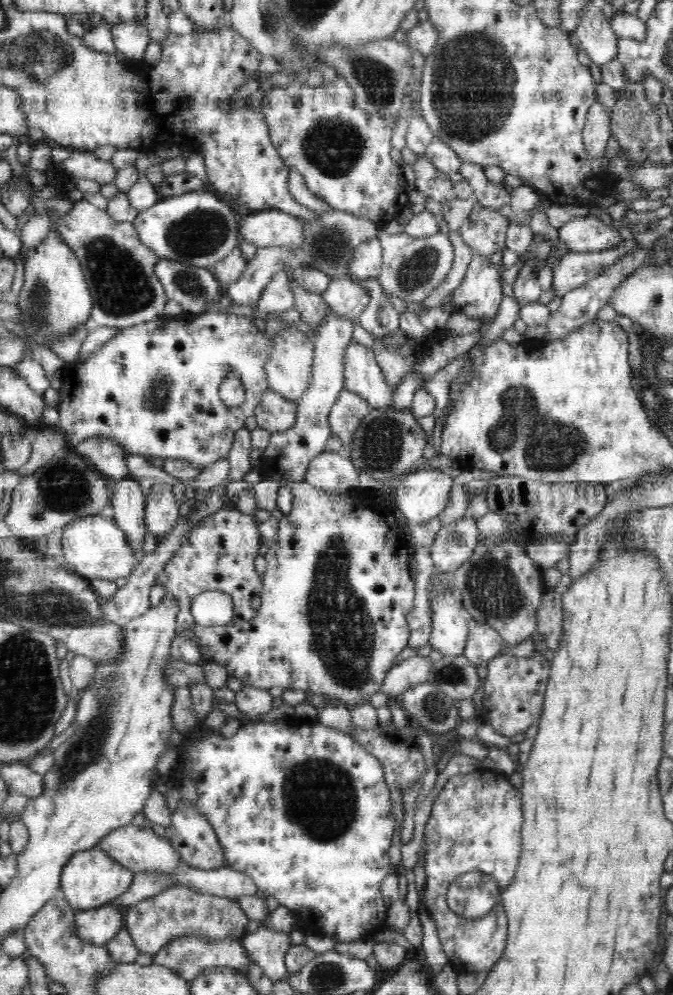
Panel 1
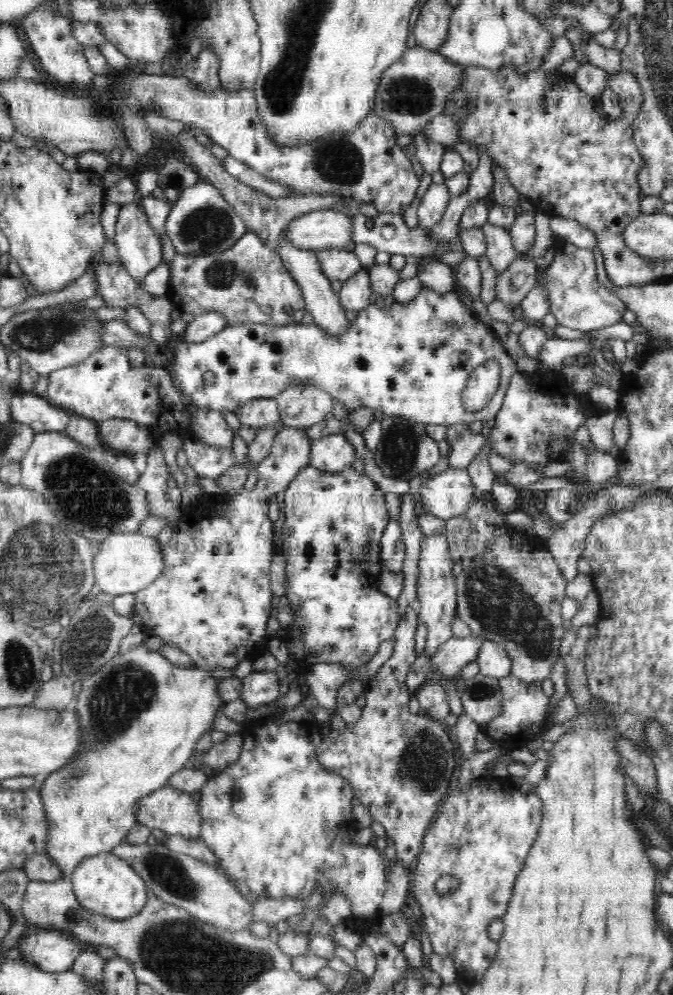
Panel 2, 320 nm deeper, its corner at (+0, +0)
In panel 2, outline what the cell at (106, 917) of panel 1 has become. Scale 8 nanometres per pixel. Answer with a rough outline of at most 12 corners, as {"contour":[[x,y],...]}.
{"contour":[[49,929],[22,937],[23,960],[50,973],[71,970],[86,948]]}

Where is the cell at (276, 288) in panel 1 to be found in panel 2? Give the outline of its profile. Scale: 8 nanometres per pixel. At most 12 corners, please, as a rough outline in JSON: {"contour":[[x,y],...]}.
{"contour":[[258,233],[174,253],[168,298],[227,326],[293,323],[298,283]]}

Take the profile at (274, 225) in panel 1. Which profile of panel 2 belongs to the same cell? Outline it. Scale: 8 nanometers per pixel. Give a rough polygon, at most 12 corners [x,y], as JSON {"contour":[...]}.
{"contour":[[331,209],[302,214],[284,231],[294,247],[342,249],[350,217]]}

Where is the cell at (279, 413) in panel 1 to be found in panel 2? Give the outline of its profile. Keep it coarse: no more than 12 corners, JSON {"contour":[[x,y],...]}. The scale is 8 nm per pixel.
{"contour":[[258,398],[234,410],[255,429],[280,422],[275,398]]}

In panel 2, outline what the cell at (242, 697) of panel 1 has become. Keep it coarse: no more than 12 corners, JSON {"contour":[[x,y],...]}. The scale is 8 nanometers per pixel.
{"contour":[[275,672],[241,679],[241,700],[248,708],[280,698]]}

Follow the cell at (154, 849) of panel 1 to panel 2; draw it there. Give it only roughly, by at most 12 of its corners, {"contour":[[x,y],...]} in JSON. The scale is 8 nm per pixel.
{"contour":[[122,842],[148,892],[224,930],[252,904],[218,868],[164,844]]}

